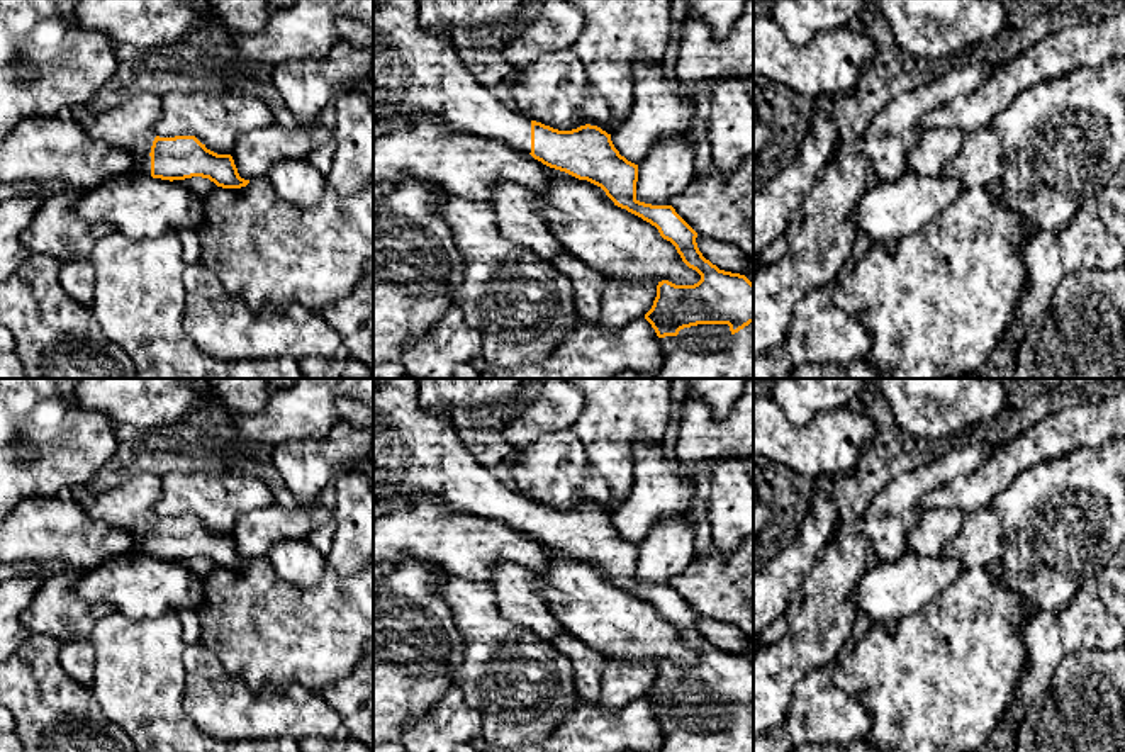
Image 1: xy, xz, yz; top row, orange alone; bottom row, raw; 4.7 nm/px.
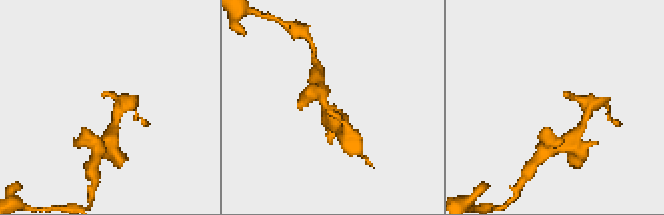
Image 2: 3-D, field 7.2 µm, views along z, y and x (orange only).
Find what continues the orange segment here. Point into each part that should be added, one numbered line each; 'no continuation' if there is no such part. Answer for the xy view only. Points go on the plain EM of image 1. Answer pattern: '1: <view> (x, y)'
1: xy (129, 506)

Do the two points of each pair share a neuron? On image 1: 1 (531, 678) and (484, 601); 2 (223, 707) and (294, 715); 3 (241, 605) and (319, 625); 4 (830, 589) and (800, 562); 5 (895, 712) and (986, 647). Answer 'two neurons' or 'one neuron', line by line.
1: one neuron
2: one neuron
3: one neuron
4: two neurons
5: one neuron

